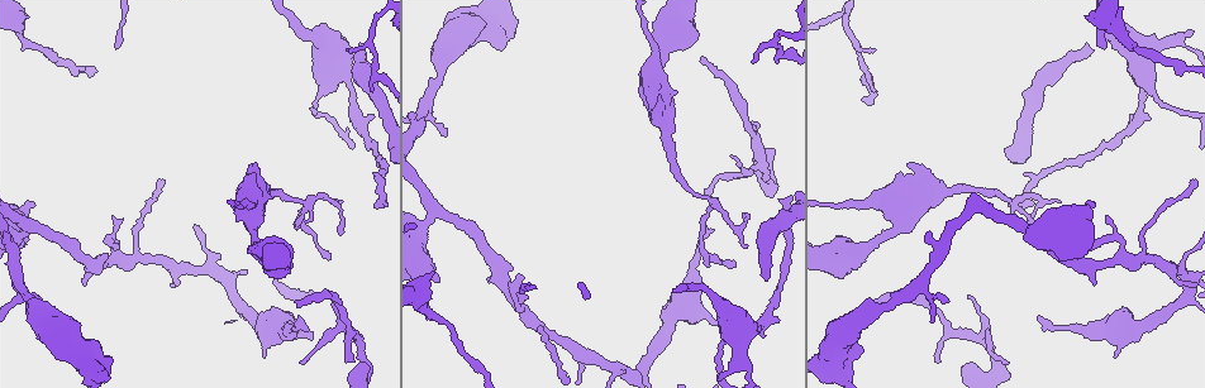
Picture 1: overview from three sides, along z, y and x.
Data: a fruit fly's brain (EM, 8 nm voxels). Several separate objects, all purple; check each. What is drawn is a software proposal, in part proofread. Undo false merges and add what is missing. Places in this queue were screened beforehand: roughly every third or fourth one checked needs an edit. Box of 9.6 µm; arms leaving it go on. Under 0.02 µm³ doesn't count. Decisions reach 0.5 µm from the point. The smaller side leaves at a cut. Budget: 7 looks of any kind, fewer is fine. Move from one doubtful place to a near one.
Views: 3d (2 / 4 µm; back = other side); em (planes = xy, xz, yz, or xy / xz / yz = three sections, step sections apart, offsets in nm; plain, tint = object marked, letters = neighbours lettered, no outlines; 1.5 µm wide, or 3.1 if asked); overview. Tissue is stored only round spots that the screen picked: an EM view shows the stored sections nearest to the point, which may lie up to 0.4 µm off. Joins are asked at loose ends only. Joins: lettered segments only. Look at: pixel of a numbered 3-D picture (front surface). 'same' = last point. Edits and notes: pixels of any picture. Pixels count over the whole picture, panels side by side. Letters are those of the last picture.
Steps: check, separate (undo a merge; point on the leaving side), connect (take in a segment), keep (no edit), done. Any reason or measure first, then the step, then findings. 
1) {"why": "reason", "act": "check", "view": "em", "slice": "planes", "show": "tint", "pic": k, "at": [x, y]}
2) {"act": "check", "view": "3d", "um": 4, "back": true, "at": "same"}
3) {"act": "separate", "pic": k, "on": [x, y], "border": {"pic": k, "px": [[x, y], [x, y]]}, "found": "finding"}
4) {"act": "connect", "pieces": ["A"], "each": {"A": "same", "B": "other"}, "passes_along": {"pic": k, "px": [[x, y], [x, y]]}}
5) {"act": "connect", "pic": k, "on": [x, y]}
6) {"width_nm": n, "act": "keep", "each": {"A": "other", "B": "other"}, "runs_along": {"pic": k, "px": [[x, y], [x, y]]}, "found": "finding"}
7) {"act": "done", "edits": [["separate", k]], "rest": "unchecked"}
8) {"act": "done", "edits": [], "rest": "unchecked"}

{"why": "side arm on a straight run", "act": "check", "view": "em", "slice": "planes", "show": "tint", "pic": 1, "at": [1140, 258]}

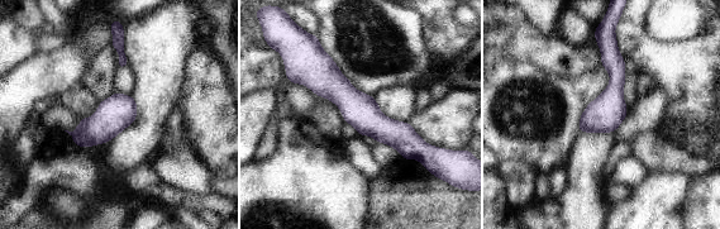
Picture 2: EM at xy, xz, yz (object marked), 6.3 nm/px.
{"act": "check", "view": "em", "slice": "planes", "show": "letters", "at": "same"}

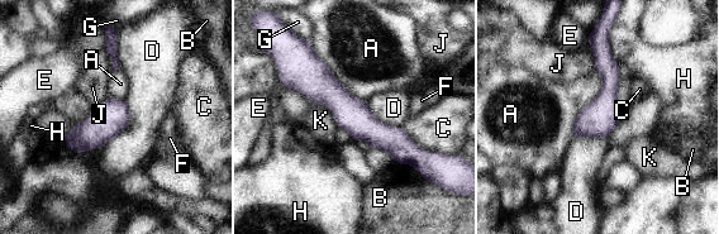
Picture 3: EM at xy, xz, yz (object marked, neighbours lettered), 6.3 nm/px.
{"longest_contact_nm": ["A", 550], "act": "keep", "each": {"A": "other", "B": "other", "C": "other", "D": "other", "E": "other", "F": "other", "G": "other", "H": "other", "J": "other", "K": "other"}, "runs_along": {"pic": 3, "px": [[290, 77], [419, 156]]}, "found": "all the same neuron"}

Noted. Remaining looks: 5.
{"why": "abrupt turn", "act": "check", "view": "3d", "um": 4, "pic": 1, "at": [1022, 230]}

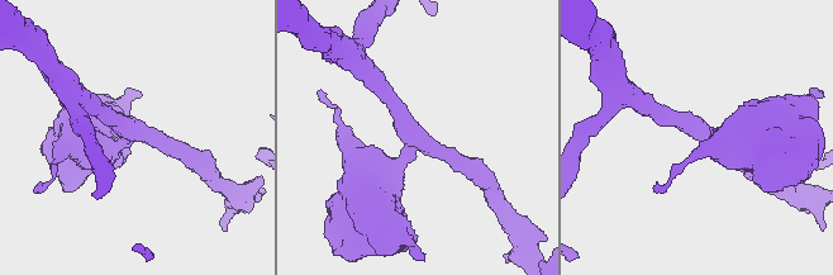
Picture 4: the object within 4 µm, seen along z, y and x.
{"arms": 3, "arm_widths_nm": [240, 260, 600], "act": "check", "view": "em", "slice": "planes", "show": "tint", "pic": 4, "at": [709, 135]}

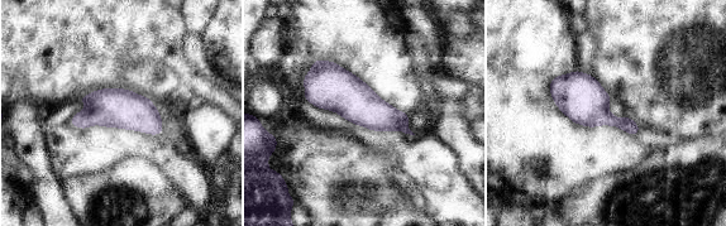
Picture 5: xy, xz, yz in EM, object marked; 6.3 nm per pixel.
{"why": "what lies round it", "act": "check", "view": "em", "slice": "planes", "show": "letters", "at": "same"}

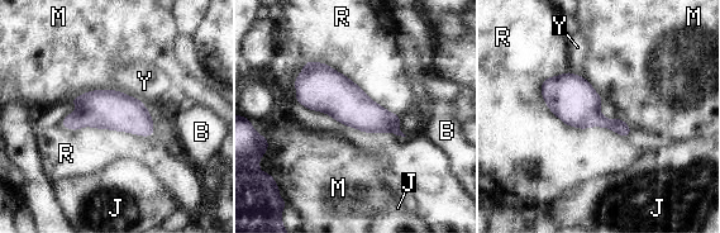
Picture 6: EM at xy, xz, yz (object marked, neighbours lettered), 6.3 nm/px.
{"act": "keep", "each": {"B": "other", "J": "other", "M": "other", "R": "other", "Y": "other"}, "border": {"pic": 6, "px": [[540, 82], [563, 123], [628, 139]]}, "found": "one neuron here"}

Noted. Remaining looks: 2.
{"why": "an open end", "act": "check", "view": "em", "slice": "xy", "step": 8, "show": "tint", "pic": 1, "at": [445, 136]}

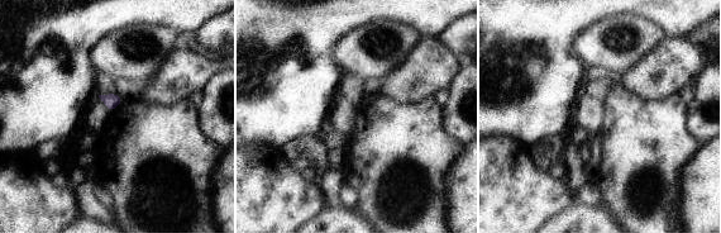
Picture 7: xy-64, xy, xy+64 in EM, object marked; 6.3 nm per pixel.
{"act": "check", "view": "em", "slice": "planes", "show": "letters", "at": "same"}

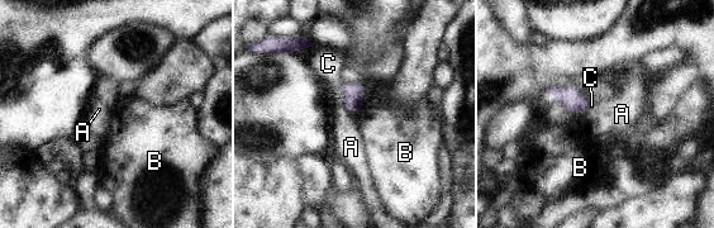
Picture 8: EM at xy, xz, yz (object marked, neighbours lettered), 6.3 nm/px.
{"act": "keep", "each": {"A": "other", "B": "other", "C": "other"}, "border": {"pic": 8, "px": [[576, 112], [569, 113]]}, "found": "no lettered segment goes on from it"}

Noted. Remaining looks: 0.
{"act": "done", "edits": [], "rest": "unchecked"}

